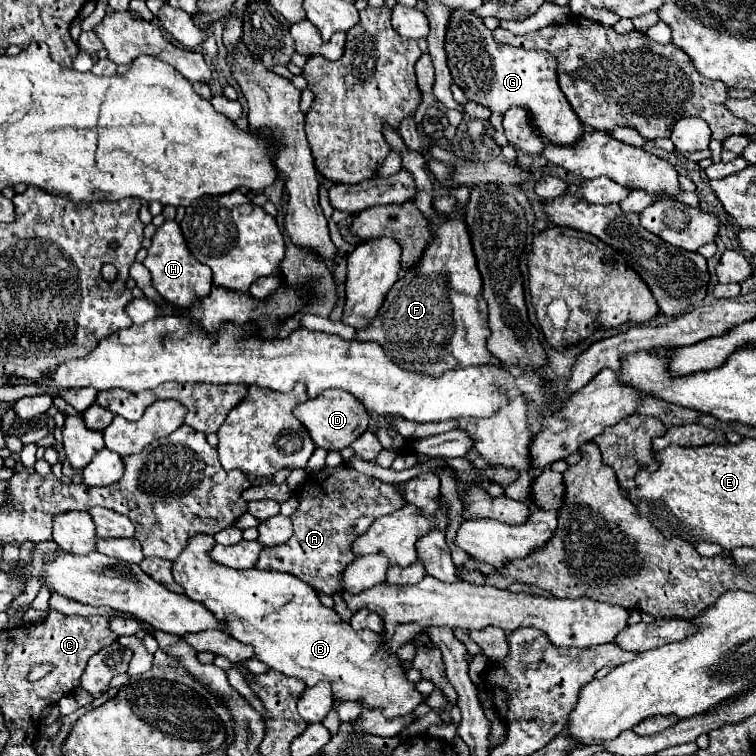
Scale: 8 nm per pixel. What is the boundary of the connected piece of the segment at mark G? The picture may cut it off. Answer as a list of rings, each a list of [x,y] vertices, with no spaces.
[[[454,8],[450,12],[444,48],[452,80],[464,90],[468,100],[488,106],[492,114],[504,114],[512,106],[528,108],[536,132],[554,144],[574,144],[582,136],[584,126],[558,86],[558,60],[550,52],[524,50],[496,42],[482,18],[464,8]]]

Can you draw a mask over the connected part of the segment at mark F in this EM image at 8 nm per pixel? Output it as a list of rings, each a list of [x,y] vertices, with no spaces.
[[[450,192],[434,196],[434,212],[440,222],[428,220],[432,240],[424,248],[422,258],[414,268],[404,270],[370,324],[356,330],[356,340],[378,342],[400,368],[434,378],[444,374],[446,368],[500,364],[486,348],[490,328],[482,296],[482,276],[476,266],[464,214],[454,204],[456,198]]]

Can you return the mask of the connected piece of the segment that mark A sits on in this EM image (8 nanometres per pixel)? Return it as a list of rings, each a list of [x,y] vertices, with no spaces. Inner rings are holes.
[[[342,462],[336,468],[324,466],[308,476],[312,478],[298,488],[300,506],[290,514],[294,524],[292,538],[280,546],[262,548],[256,568],[294,574],[314,590],[322,590],[332,596],[342,590],[342,572],[356,558],[352,542],[362,536],[376,518],[402,508],[404,496],[398,484],[386,484],[374,476],[360,474],[348,462]]]

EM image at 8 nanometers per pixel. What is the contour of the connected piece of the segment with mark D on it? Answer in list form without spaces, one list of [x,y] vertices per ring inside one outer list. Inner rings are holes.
[[[324,390],[320,396],[298,404],[298,408],[294,408],[294,416],[298,416],[298,420],[308,428],[314,444],[324,450],[342,450],[350,446],[370,424],[364,404],[346,390]]]

